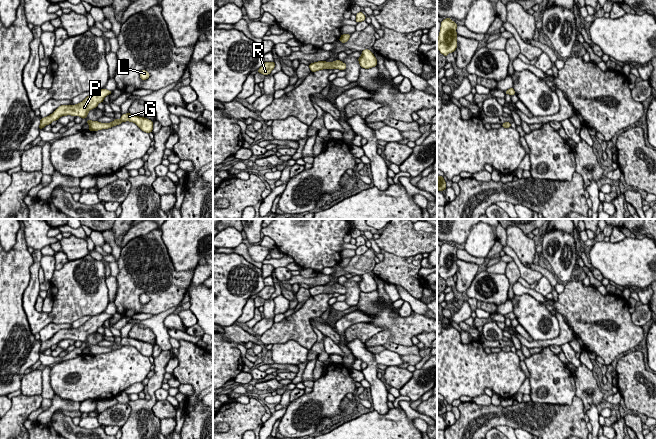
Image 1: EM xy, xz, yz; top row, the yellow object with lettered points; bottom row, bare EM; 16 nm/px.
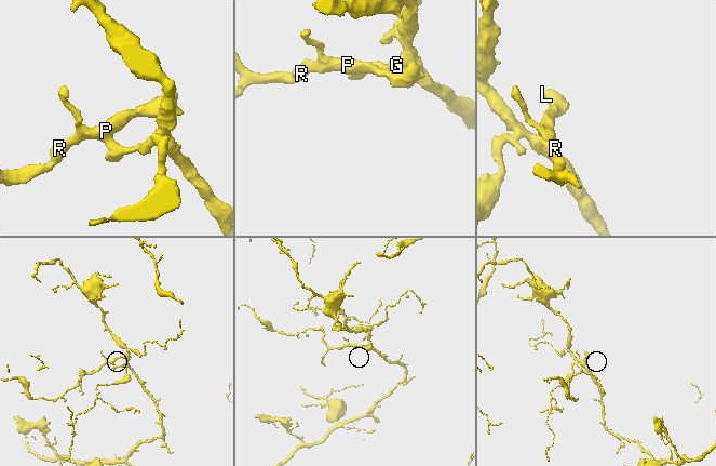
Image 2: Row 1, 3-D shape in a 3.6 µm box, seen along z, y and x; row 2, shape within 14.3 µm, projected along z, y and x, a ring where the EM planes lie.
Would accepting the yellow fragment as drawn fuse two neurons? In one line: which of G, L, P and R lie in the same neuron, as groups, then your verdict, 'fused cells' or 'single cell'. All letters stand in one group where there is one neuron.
G L P R | single cell

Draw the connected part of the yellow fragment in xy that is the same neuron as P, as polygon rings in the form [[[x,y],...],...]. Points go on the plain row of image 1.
[[[105,312],[92,316],[89,320],[87,320],[82,326],[75,329],[61,329],[52,338],[47,341],[41,342],[39,354],[43,353],[46,349],[51,348],[53,345],[57,345],[62,340],[79,340],[82,343],[87,344],[87,348],[89,349],[89,355],[98,355],[102,353],[108,353],[113,350],[119,349],[122,346],[133,346],[135,347],[142,355],[146,357],[150,357],[153,355],[153,345],[139,341],[130,337],[122,338],[119,344],[114,343],[110,347],[101,347],[98,345],[92,345],[87,343],[87,339],[90,334],[97,332],[99,327],[104,325],[104,322],[107,319],[110,319],[112,315],[109,315]]]

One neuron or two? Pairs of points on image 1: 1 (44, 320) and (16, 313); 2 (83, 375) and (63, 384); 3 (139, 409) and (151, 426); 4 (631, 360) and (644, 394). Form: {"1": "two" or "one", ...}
{"1": "two", "2": "one", "3": "one", "4": "one"}

